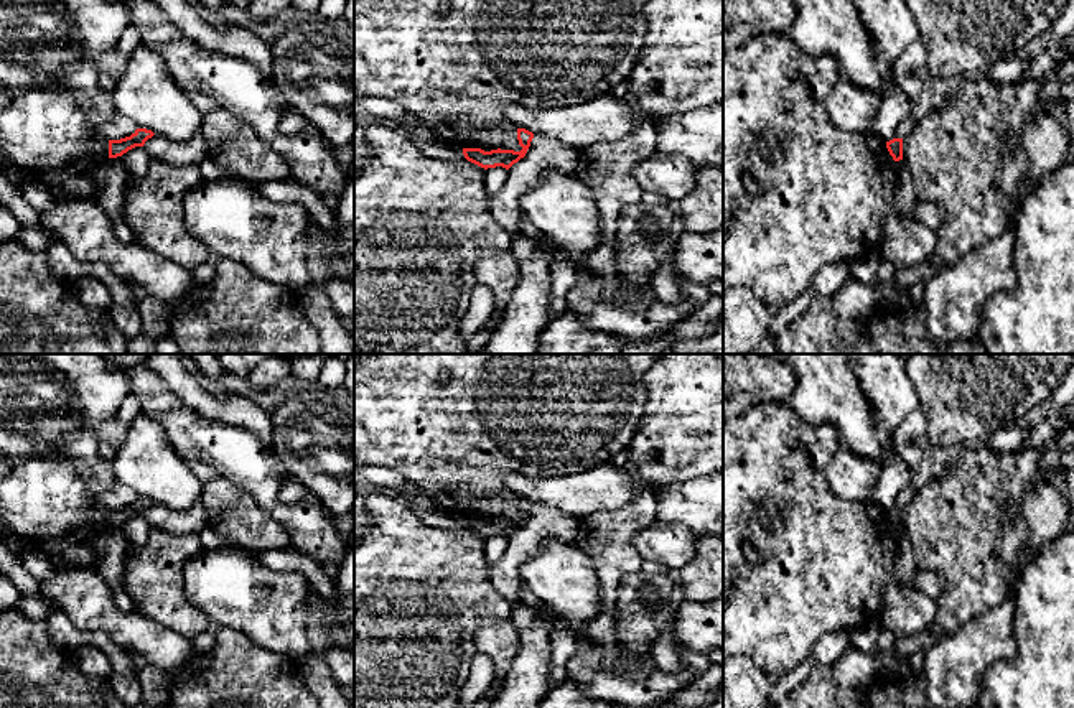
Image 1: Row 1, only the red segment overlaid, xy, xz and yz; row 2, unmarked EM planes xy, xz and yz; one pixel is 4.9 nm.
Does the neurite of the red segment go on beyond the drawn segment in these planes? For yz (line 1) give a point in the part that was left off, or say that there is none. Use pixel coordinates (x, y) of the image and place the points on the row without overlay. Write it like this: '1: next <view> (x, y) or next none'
1: next none

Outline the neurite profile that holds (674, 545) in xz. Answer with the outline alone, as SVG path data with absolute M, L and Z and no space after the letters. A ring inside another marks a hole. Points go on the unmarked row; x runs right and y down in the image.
M661 524L641 530L633 538L644 560L665 565L674 575L693 560L698 535L682 524Z

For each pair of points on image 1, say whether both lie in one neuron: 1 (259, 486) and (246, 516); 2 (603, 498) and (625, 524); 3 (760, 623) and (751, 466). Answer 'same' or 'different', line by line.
1: different
2: different
3: same

